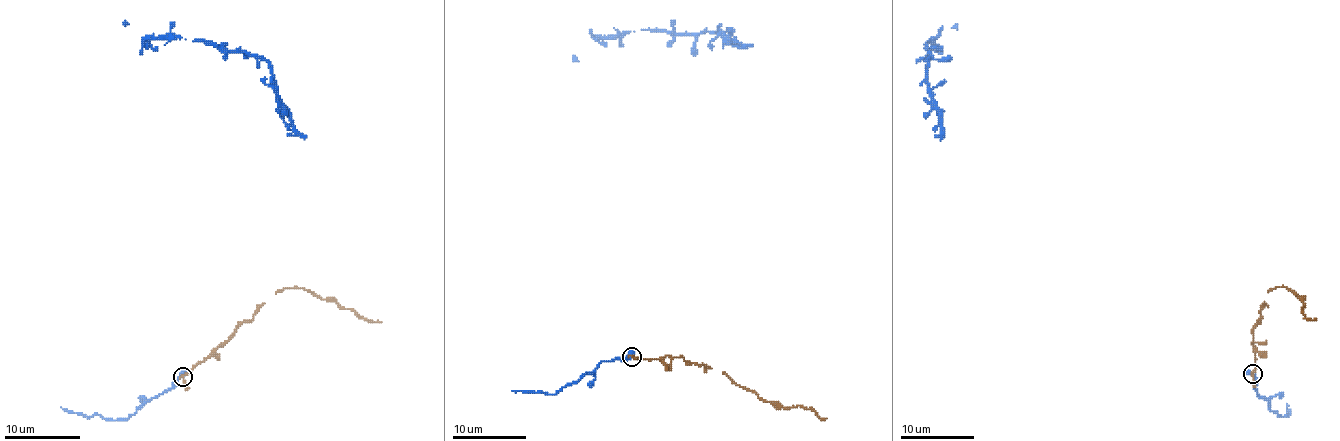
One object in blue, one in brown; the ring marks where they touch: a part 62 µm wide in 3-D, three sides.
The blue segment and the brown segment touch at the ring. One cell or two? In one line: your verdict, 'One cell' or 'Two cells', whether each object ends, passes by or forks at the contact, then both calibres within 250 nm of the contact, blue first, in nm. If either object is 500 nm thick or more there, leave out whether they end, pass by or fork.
One cell. At the ring blue passes by. At the ring brown passes by. Thickness 300 nm (blue) against 160 nm

